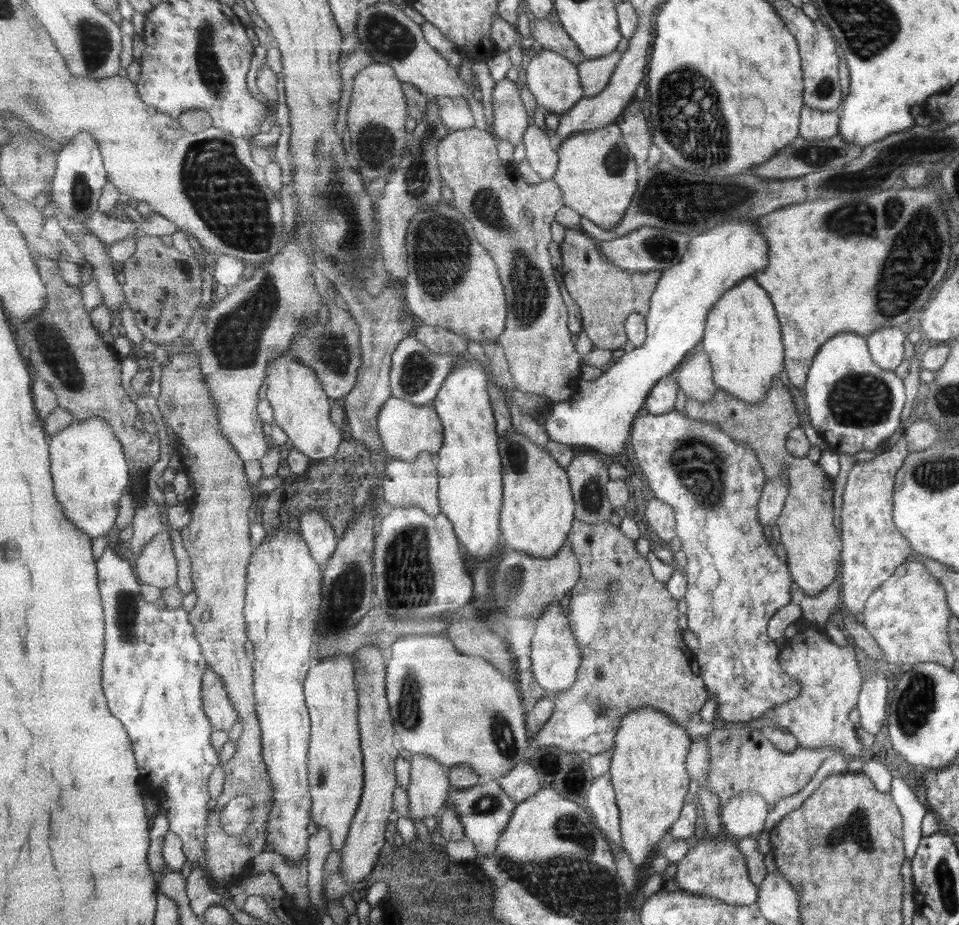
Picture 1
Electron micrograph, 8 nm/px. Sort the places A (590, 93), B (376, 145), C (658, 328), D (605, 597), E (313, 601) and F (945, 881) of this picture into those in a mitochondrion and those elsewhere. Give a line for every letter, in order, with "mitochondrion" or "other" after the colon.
A: other
B: mitochondrion
C: other
D: mitochondrion
E: mitochondrion
F: mitochondrion

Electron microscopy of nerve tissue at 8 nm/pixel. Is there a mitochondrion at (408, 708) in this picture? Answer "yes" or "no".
yes

